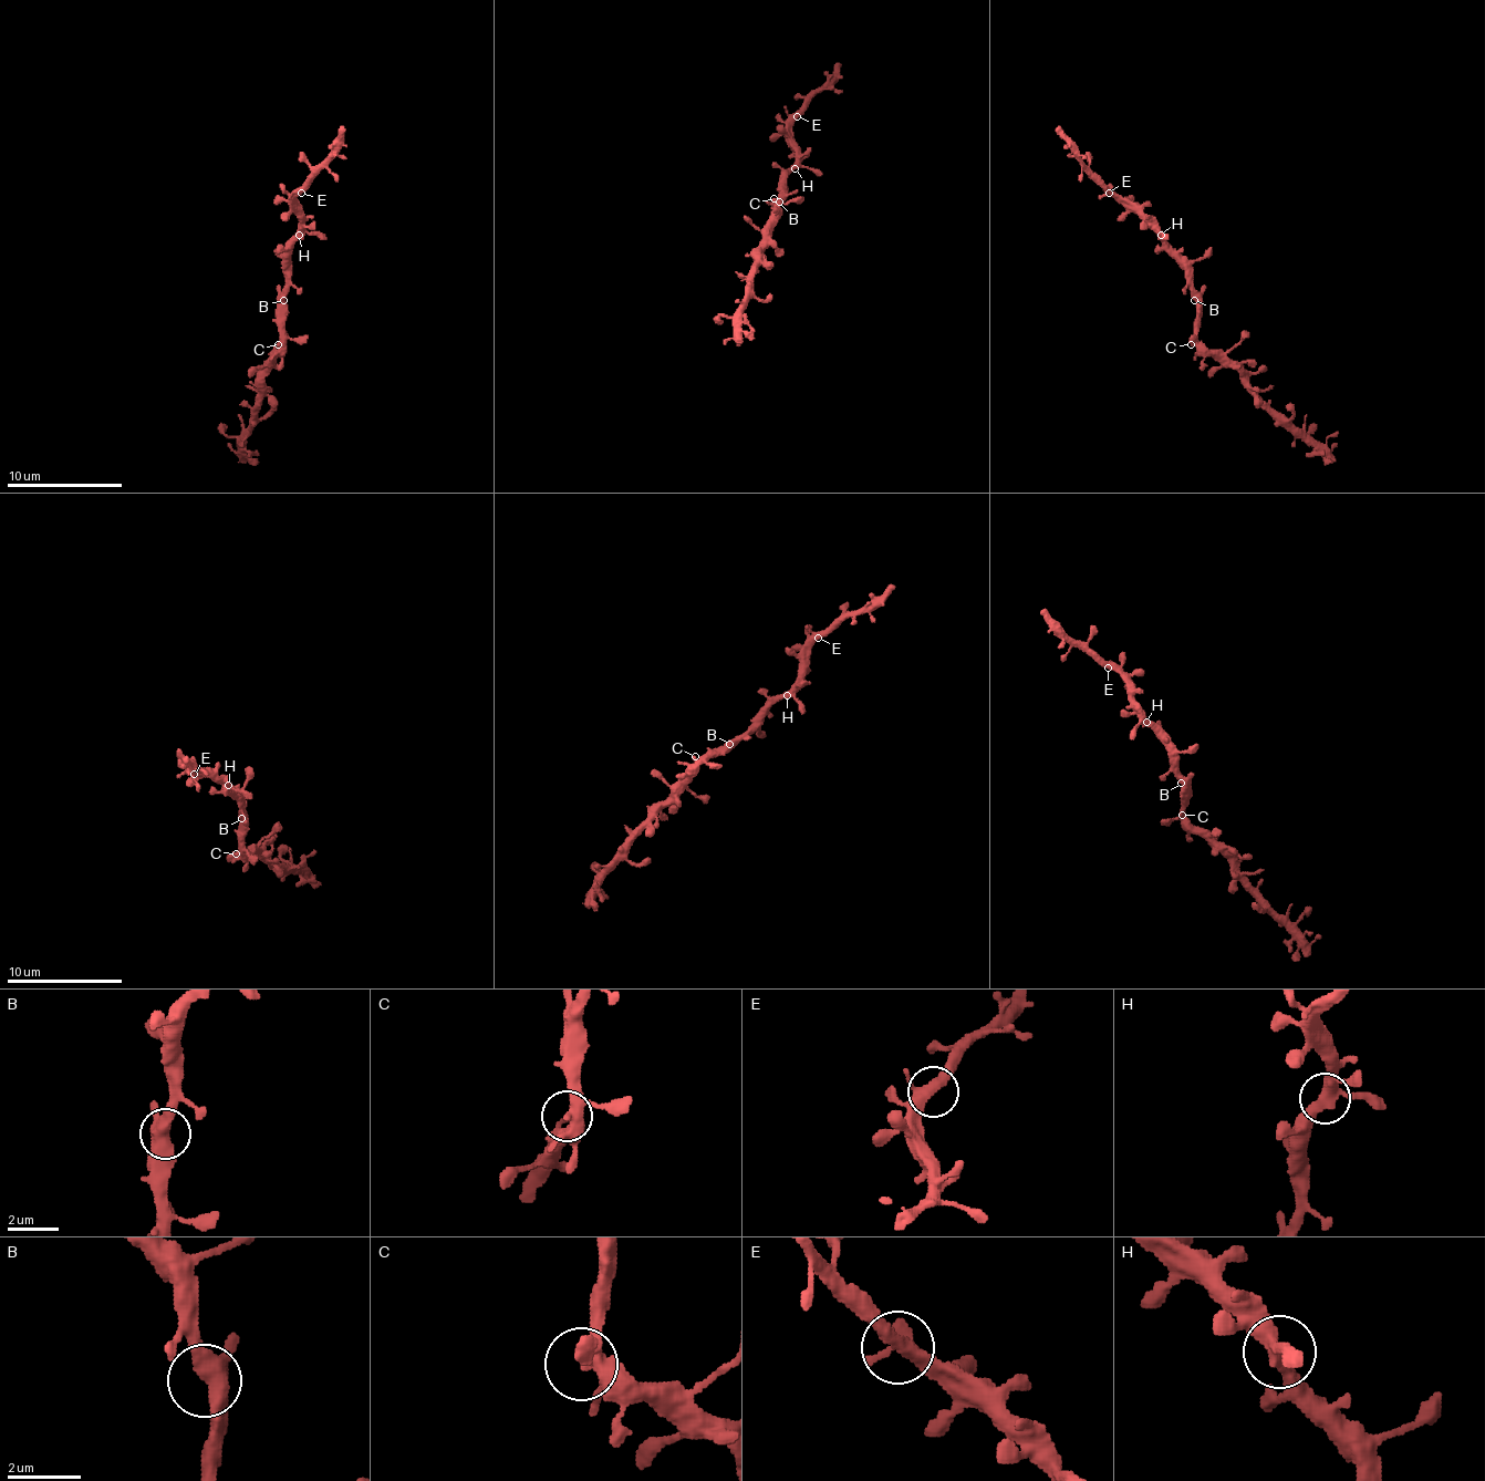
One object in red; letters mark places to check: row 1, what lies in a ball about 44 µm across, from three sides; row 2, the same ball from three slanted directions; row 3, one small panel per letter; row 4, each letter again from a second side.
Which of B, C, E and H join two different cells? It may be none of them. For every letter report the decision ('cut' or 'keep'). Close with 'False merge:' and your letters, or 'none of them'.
B: keep
C: keep
E: keep
H: keep
False merge: none of them

